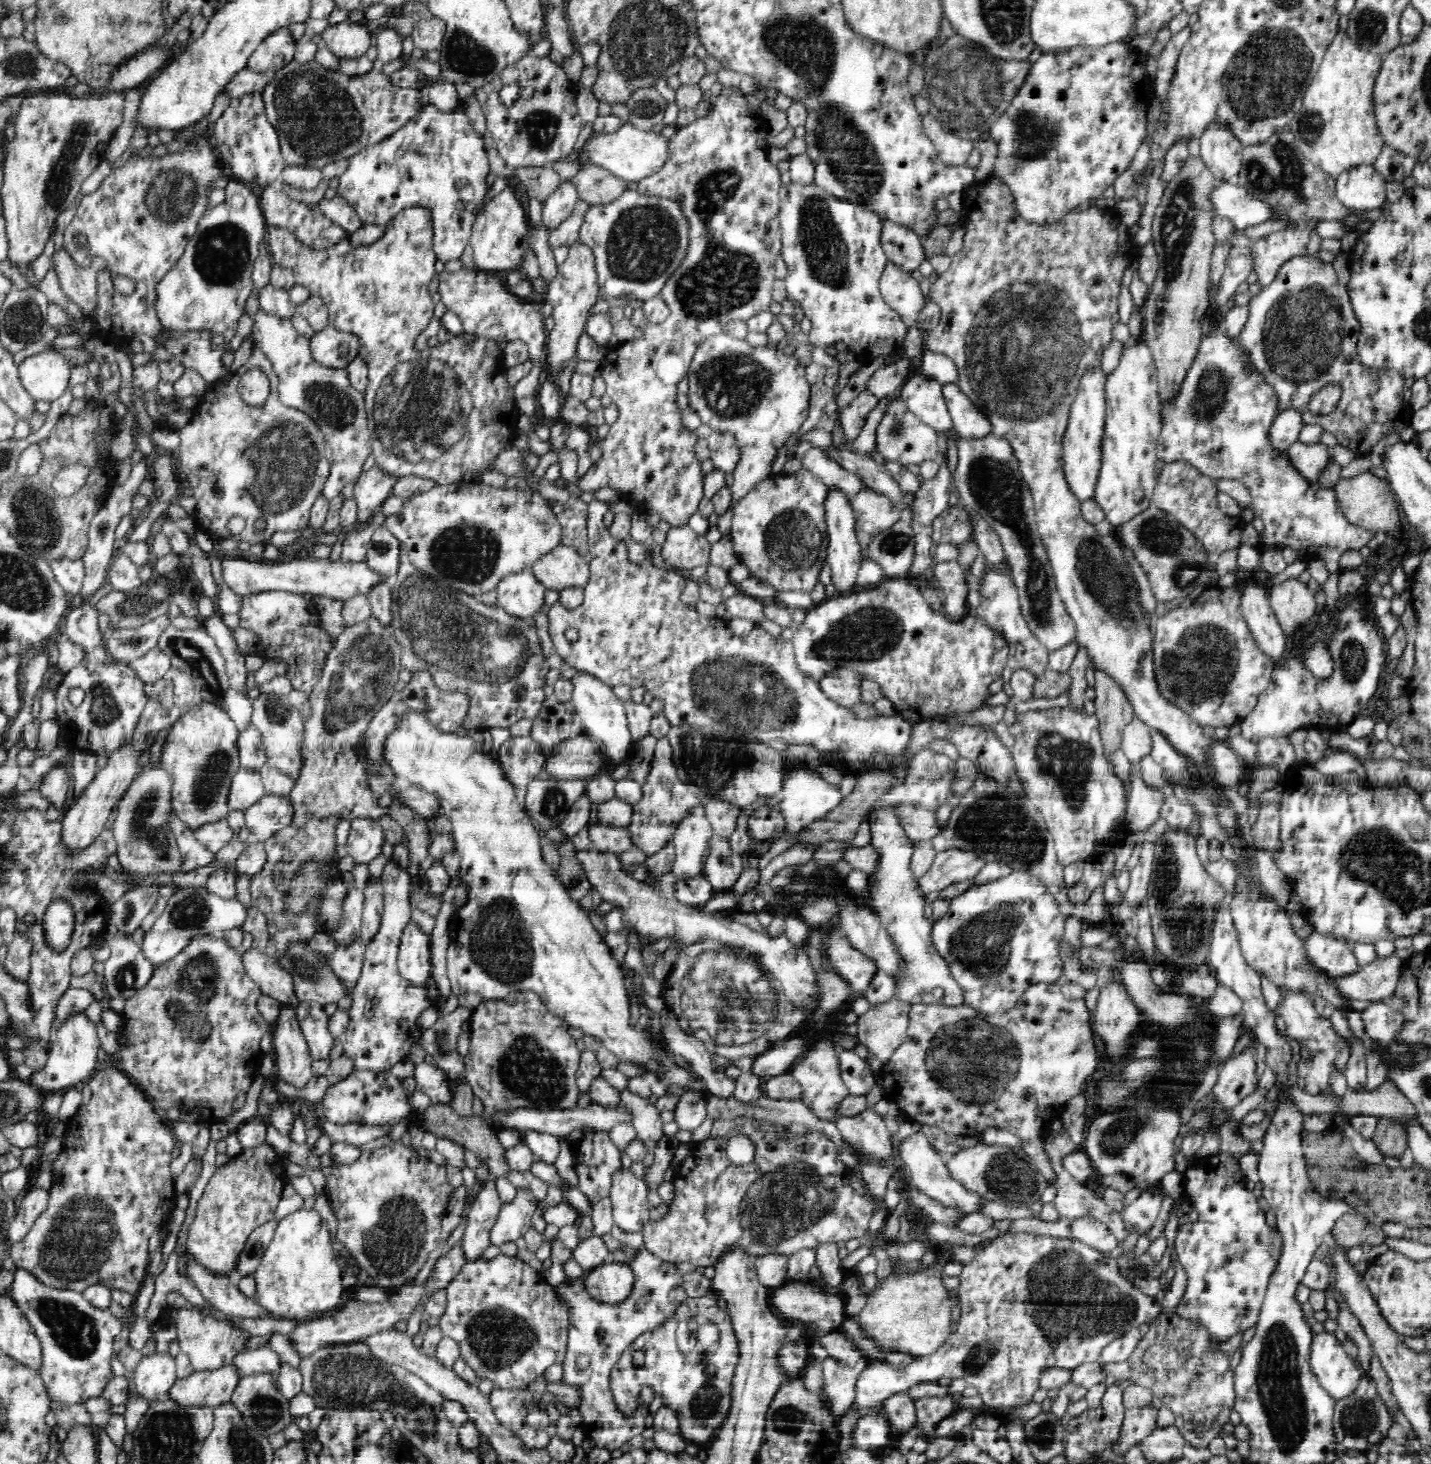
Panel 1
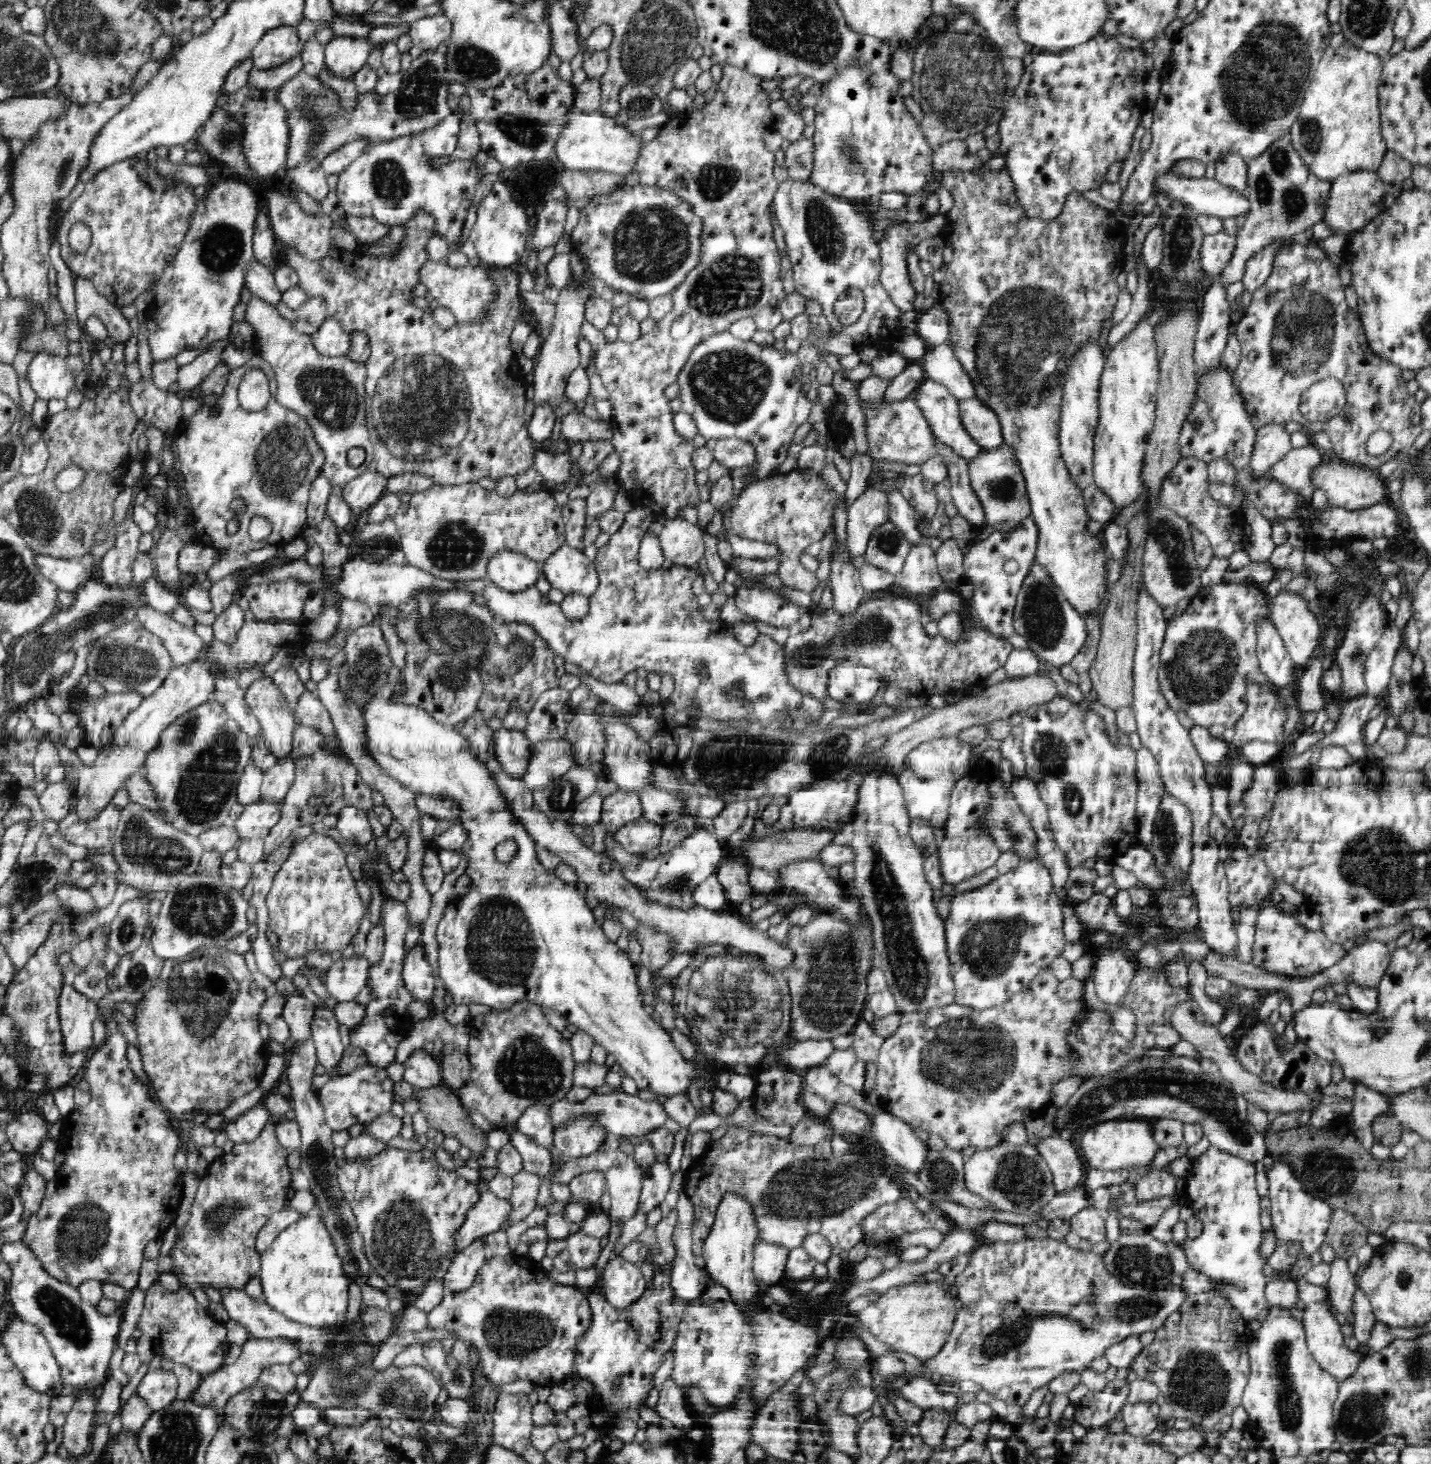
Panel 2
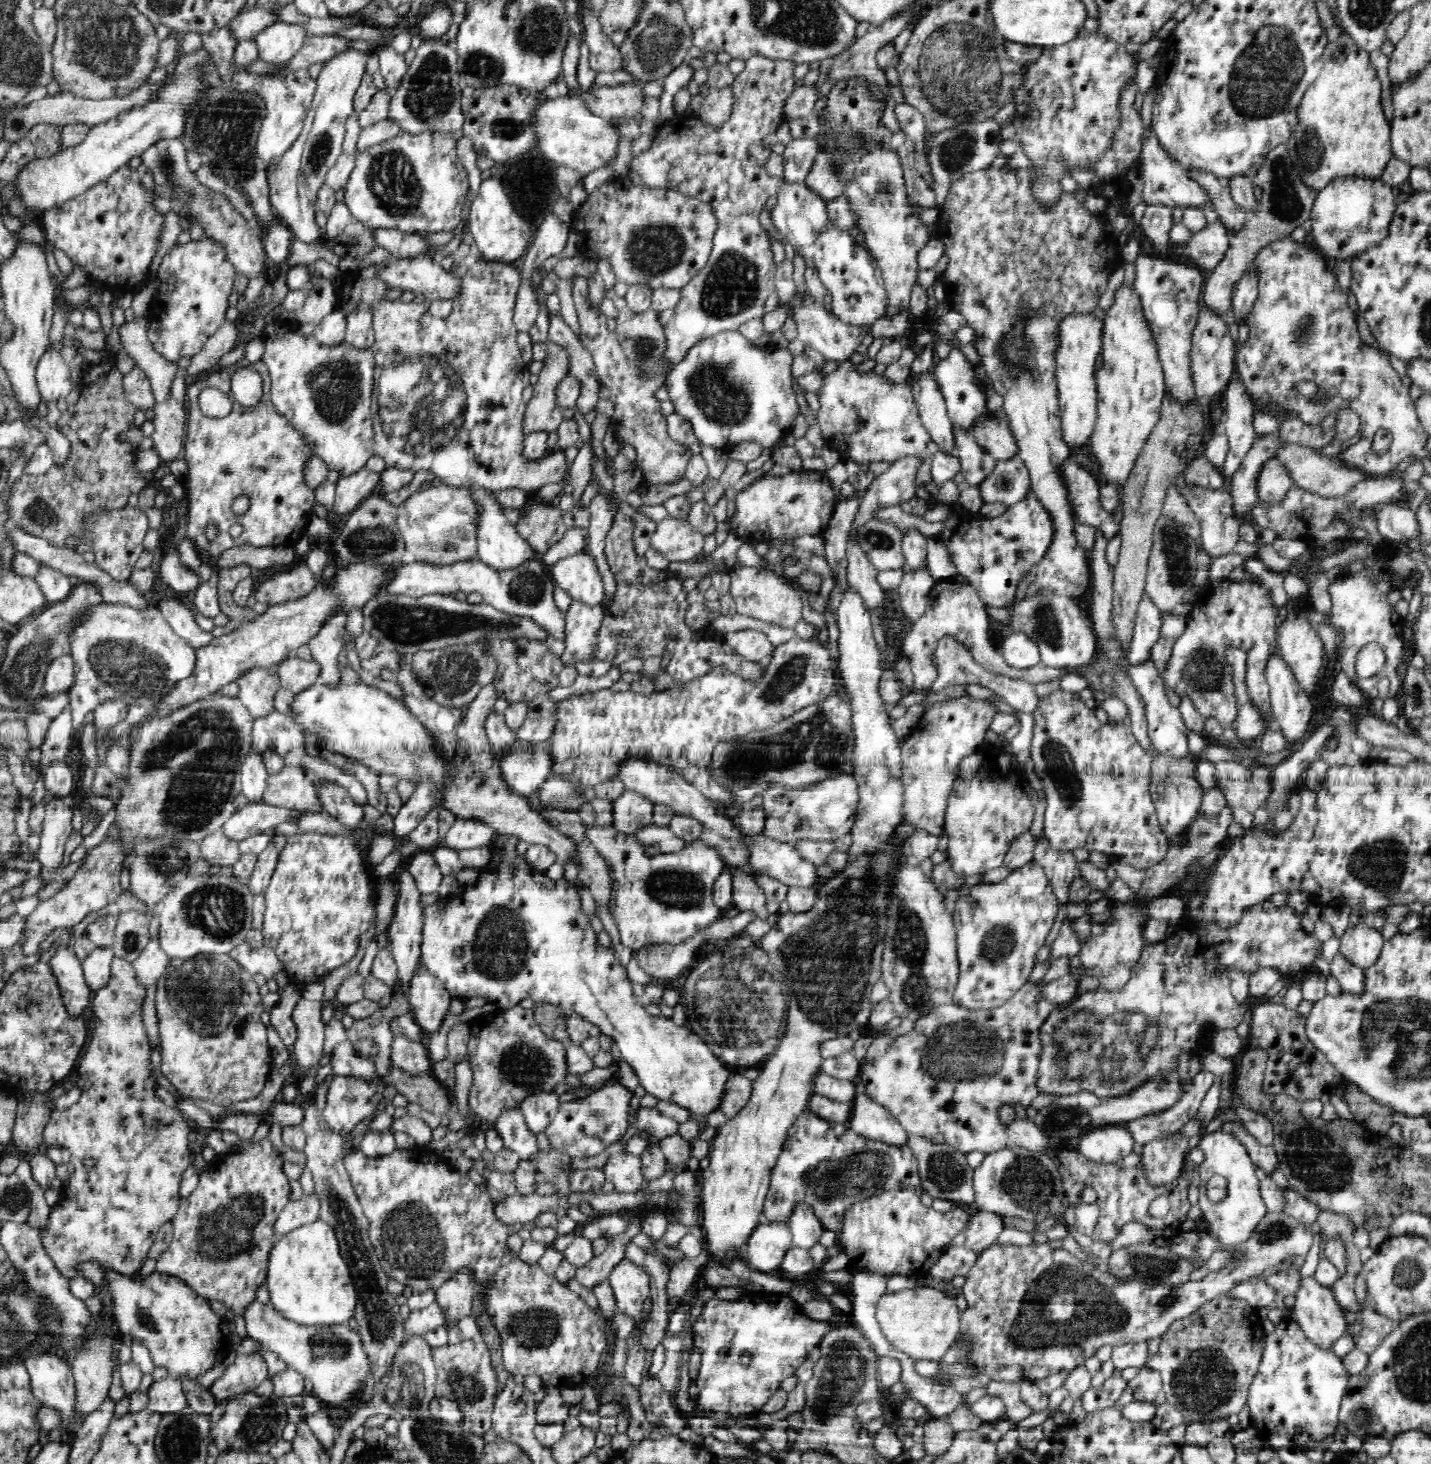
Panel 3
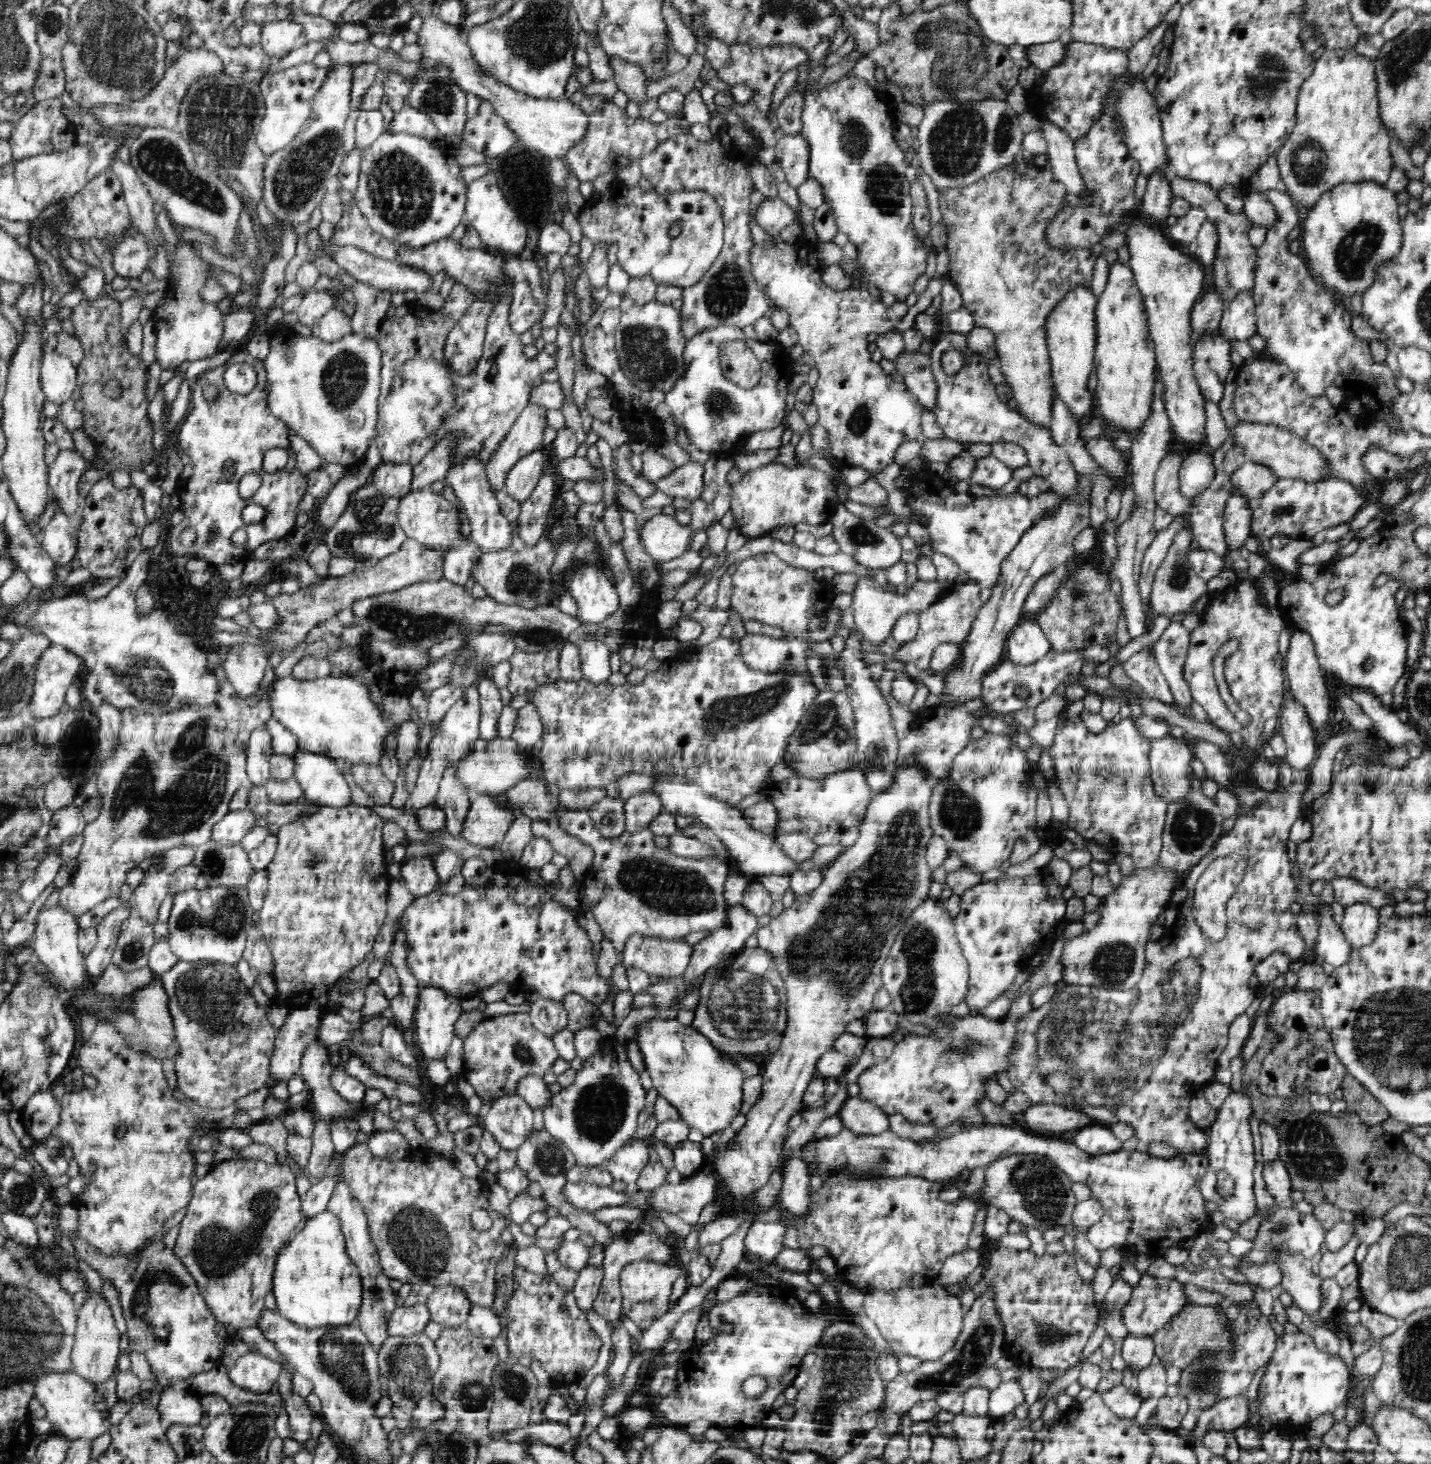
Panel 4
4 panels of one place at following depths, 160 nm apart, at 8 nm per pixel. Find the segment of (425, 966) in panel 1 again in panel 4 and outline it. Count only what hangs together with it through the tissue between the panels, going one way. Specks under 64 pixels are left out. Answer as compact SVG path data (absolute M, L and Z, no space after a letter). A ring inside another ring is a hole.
M424 988L419 992L419 999L414 1011L414 1028L416 1028L416 1045L425 1060L445 1060L455 1034L455 1024L464 1012L460 1007L461 998L447 995L438 988Z

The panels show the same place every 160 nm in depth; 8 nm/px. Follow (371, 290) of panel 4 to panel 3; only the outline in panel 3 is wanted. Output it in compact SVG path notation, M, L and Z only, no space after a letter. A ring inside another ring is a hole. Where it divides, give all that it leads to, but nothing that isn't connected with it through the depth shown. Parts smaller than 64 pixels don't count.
M354 304L354 309L347 316L347 328L343 342L352 344L354 348L371 348L375 341L372 313L367 304Z

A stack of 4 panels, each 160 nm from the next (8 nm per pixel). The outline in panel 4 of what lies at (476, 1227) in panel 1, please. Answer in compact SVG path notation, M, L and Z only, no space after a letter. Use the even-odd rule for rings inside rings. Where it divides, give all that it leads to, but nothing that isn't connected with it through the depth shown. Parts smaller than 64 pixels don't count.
M444 1285L427 1290L426 1306L430 1318L445 1328L458 1328L467 1322L472 1304L466 1292L454 1285Z

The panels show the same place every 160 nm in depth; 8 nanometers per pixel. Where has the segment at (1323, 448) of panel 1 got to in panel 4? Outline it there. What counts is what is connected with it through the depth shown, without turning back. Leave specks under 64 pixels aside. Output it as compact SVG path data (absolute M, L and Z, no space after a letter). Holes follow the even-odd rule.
M1252 461L1242 464L1242 467L1230 476L1232 490L1248 500L1262 497L1278 480L1270 468Z

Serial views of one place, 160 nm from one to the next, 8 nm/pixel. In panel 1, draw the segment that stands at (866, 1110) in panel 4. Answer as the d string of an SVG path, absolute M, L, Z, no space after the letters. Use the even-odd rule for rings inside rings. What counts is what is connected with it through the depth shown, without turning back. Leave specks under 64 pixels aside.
M918 1131L910 1135L910 1138L905 1138L900 1142L900 1158L908 1164L912 1187L918 1187L920 1193L930 1196L944 1206L959 1208L966 1215L972 1214L972 1212L980 1213L978 1208L980 1208L983 1198L974 1192L968 1192L966 1188L962 1187L962 1184L949 1175L947 1166L936 1149L926 1139L924 1133Z

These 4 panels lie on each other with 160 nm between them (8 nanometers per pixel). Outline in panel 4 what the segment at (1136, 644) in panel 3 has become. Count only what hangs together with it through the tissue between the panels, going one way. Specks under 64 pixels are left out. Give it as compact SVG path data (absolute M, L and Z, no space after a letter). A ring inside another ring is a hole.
M1174 516L1172 524L1170 524L1168 528L1164 528L1164 530L1156 532L1152 544L1146 549L1145 558L1142 564L1142 574L1140 576L1140 581L1138 581L1138 586L1147 628L1152 628L1153 619L1156 617L1150 606L1150 592L1152 590L1152 583L1156 570L1158 570L1164 560L1166 560L1166 556L1168 556L1168 547L1172 544L1175 534L1179 530L1184 529L1185 526L1186 520L1183 516ZM1144 648L1134 653L1122 664L1122 669L1124 669L1124 674L1132 678L1150 698L1172 707L1175 706L1169 682L1165 679L1158 666L1158 661L1154 658L1153 649Z

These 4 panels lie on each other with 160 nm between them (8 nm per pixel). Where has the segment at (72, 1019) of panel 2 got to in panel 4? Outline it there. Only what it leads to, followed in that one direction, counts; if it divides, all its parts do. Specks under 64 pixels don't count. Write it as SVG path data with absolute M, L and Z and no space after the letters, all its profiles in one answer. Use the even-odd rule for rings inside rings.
M52 906L38 914L35 924L35 940L32 944L35 955L44 962L46 968L50 969L50 974L54 981L58 981L60 989L78 989L79 985L85 984L87 974L85 973L85 958L78 943L79 923L78 918L62 906Z

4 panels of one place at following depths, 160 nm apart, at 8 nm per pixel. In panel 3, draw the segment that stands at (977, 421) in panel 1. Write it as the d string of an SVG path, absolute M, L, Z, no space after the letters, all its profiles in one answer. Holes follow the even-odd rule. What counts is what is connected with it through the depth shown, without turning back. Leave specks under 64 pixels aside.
M986 415L985 418L986 420L978 420L978 424L974 425L972 436L978 445L996 461L1006 462L1018 456L1018 445L1009 424L1004 424L1003 420L996 420L994 415Z

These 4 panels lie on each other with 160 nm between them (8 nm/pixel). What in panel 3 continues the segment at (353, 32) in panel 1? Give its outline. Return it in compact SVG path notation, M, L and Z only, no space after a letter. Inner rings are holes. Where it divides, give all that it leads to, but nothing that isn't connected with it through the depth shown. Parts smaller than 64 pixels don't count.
M350 48L335 54L323 64L302 132L278 162L267 168L270 205L280 218L284 218L286 226L296 234L295 238L302 242L316 242L320 238L314 216L316 190L325 184L326 173L342 154L345 124L353 111L354 98L366 73L369 55L370 52Z

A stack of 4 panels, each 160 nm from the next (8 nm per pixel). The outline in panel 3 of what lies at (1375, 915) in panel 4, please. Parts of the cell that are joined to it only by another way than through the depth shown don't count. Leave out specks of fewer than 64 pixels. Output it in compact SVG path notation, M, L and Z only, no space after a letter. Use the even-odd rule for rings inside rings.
M1362 916L1356 926L1349 923L1339 949L1348 963L1363 972L1375 964L1382 953L1382 944L1385 944L1381 932L1375 930L1373 924L1367 924L1365 919Z

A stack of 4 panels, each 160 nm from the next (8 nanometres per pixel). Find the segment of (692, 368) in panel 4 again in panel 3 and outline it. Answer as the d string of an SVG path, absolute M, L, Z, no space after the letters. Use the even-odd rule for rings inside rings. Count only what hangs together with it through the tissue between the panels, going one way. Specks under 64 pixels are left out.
M738 330L724 331L717 335L712 335L698 341L690 350L688 350L686 356L678 364L672 366L672 370L668 372L665 386L667 388L669 399L673 402L675 412L682 416L684 420L691 425L694 435L697 437L700 445L709 446L721 449L728 449L736 446L743 441L753 441L762 446L762 449L776 448L777 452L780 451L781 442L784 442L785 437L791 433L794 420L800 413L798 409L798 401L796 401L796 393L792 389L794 380L792 378L792 353L787 348L778 348L773 342L763 347L758 347L746 339Z

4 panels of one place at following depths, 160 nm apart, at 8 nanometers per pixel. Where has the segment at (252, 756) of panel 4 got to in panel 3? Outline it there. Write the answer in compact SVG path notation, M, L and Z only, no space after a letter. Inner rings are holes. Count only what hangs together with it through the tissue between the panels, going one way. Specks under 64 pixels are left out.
M251 750L241 768L241 793L250 803L262 802L268 777L263 756Z

